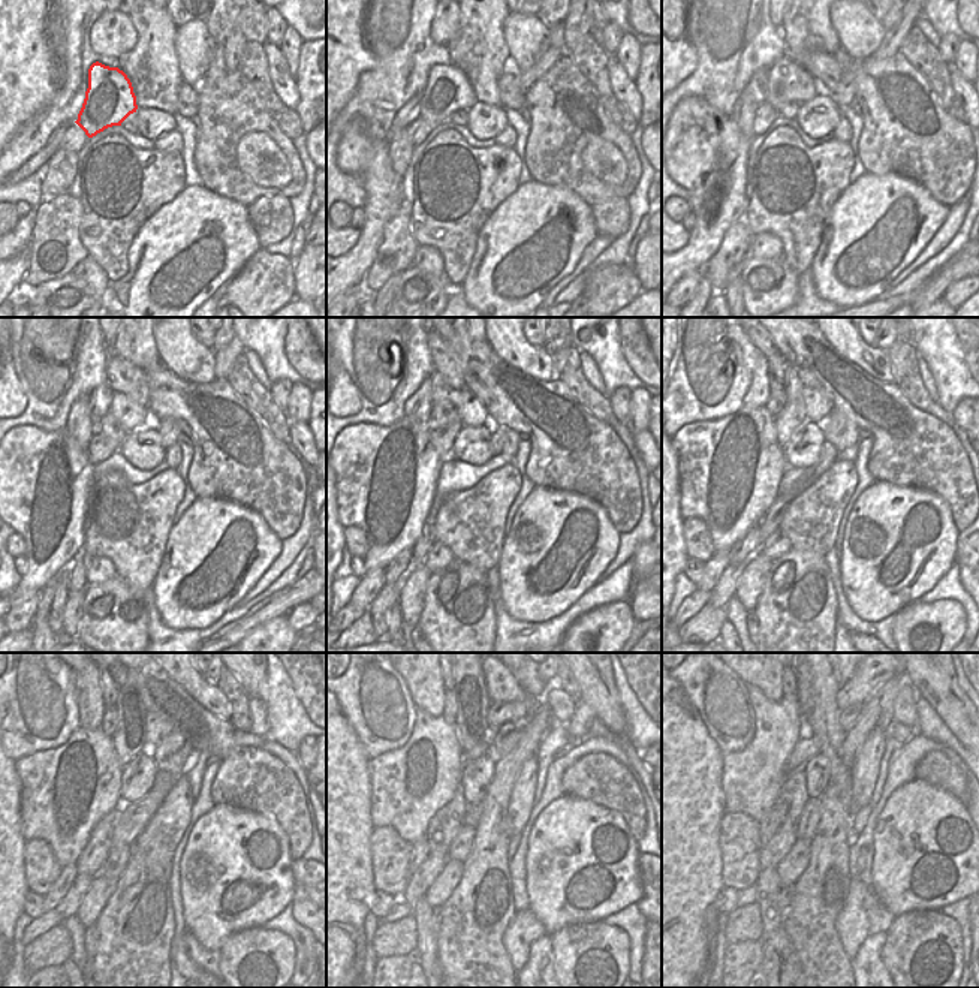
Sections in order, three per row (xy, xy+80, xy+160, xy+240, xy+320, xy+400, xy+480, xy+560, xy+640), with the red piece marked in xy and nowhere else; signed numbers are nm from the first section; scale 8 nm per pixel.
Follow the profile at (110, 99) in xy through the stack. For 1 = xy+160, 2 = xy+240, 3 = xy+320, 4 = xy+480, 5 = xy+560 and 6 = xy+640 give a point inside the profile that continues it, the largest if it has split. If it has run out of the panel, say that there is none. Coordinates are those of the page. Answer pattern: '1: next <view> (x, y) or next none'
1: next xy+160 (788, 81)
2: next xy+240 (130, 415)
3: next xy+320 (470, 410)
4: next xy+480 (157, 728)
5: next xy+560 (509, 711)
6: next xy+640 (861, 686)

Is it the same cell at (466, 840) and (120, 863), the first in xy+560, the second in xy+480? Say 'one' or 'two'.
one

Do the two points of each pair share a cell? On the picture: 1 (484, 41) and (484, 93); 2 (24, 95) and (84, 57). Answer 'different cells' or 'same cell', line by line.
1: same cell
2: different cells

